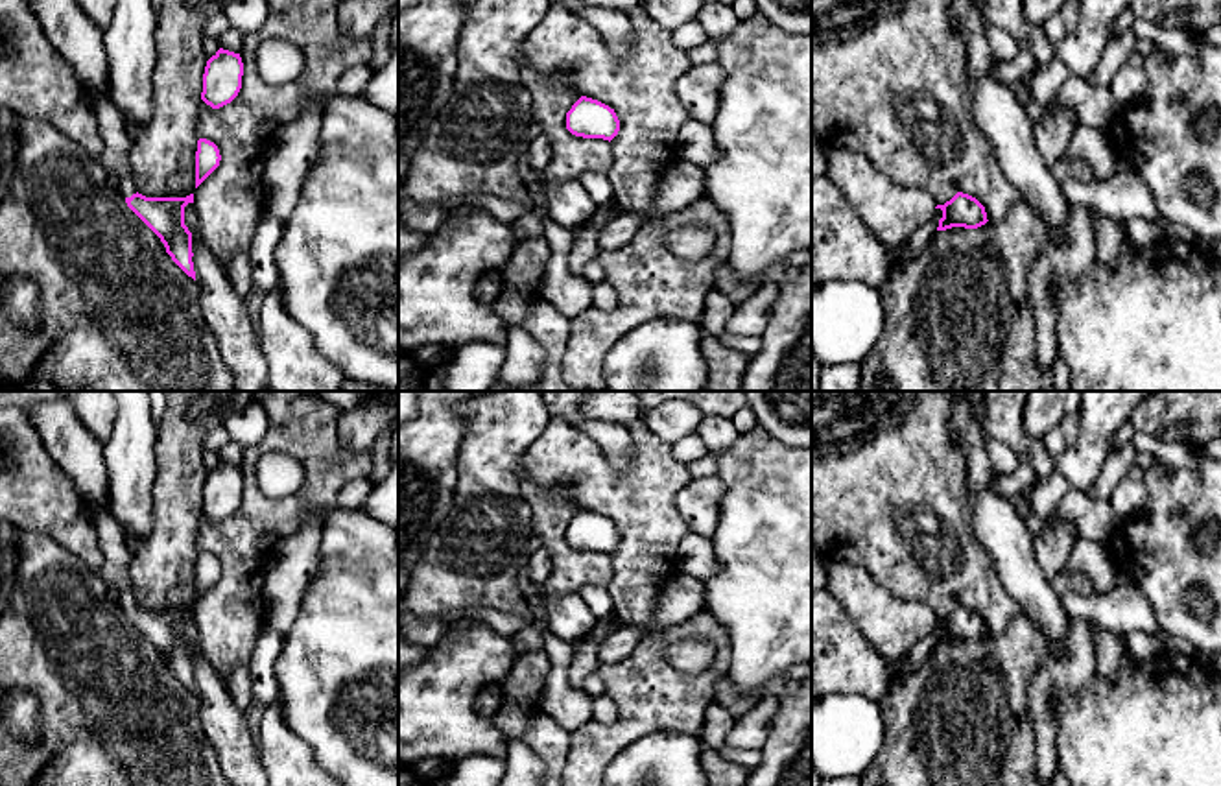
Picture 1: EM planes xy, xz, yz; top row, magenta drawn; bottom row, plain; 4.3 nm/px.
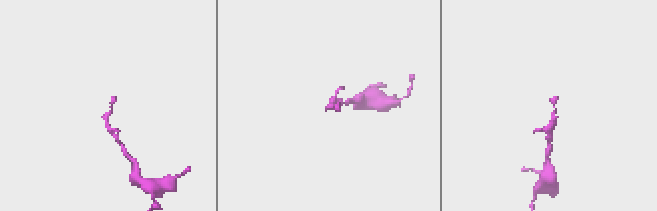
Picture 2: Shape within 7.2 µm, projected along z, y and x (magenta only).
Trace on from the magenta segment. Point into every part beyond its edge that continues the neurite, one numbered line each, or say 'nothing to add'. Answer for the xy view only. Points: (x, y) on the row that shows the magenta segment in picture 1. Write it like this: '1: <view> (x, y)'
1: xy (80, 41)

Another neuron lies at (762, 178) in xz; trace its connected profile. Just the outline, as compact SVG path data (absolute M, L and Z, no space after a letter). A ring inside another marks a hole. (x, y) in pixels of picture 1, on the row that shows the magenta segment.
M758 11L714 44L723 83L719 111L710 124L717 159L703 168L703 197L727 218L732 238L729 264L736 279L751 282L769 268L788 264L793 251L812 251L812 33L789 33Z

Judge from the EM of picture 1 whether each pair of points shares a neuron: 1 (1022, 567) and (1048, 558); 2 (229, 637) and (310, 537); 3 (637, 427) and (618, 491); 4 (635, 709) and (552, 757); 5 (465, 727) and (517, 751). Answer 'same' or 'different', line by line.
1: different
2: different
3: same
4: different
5: different

